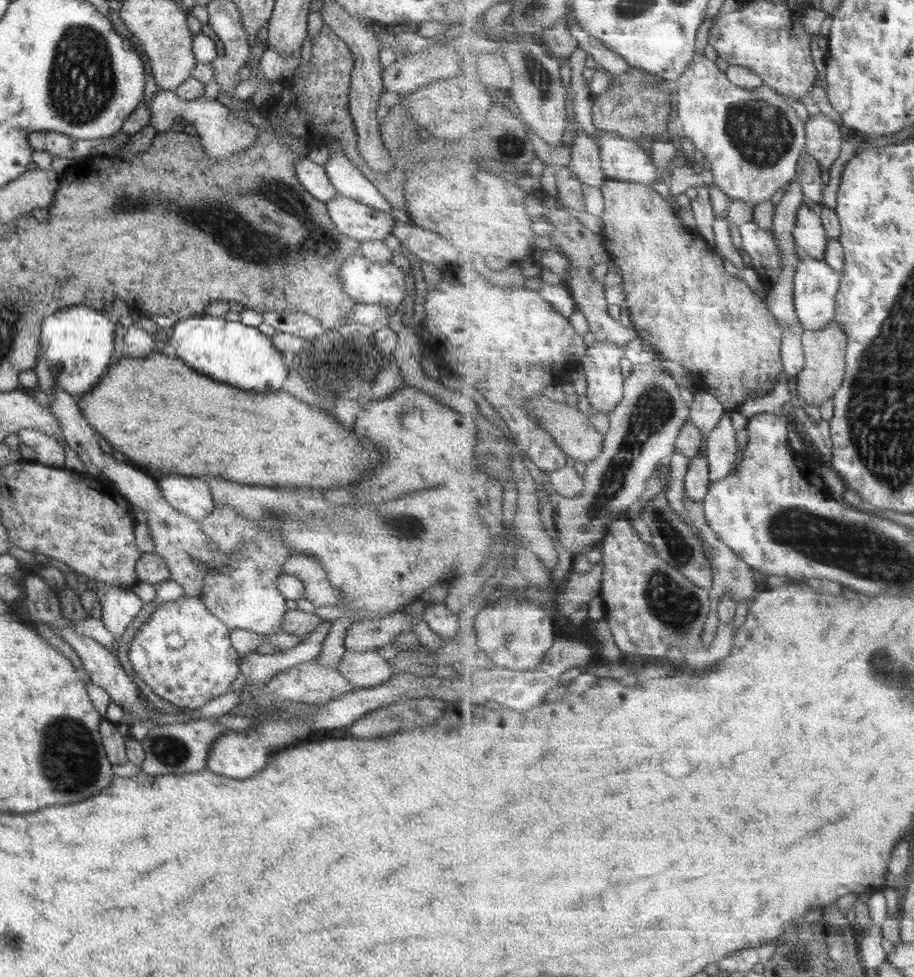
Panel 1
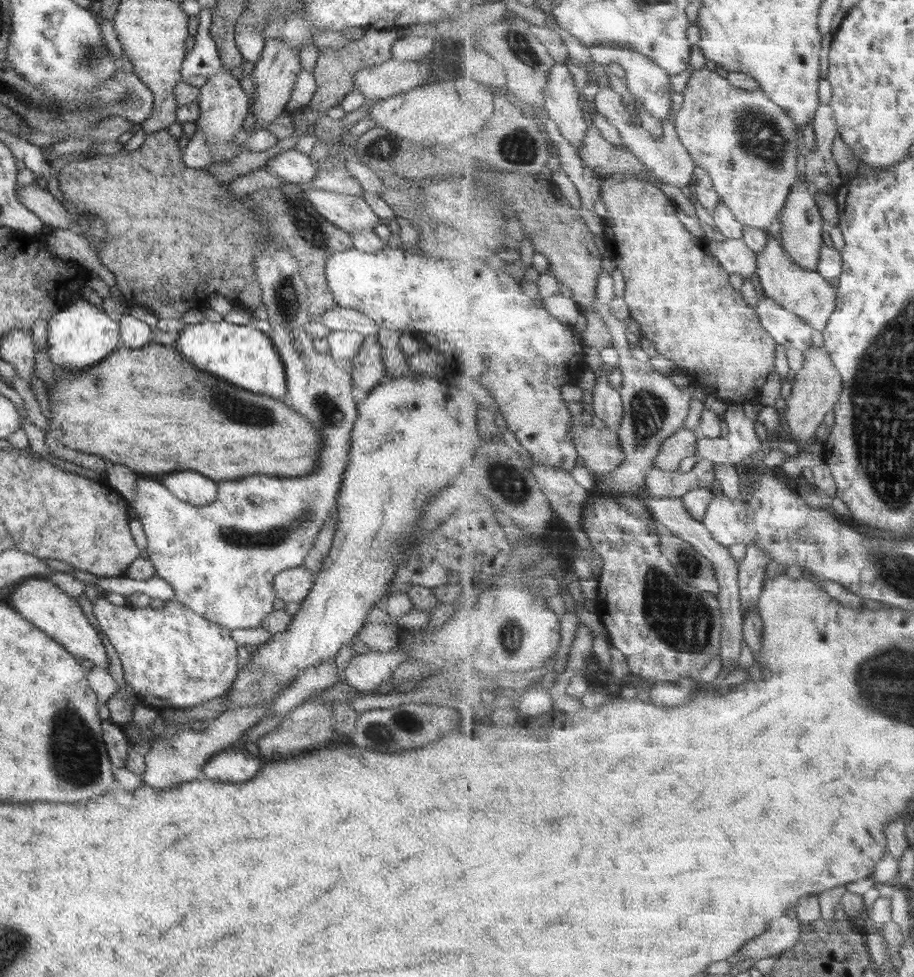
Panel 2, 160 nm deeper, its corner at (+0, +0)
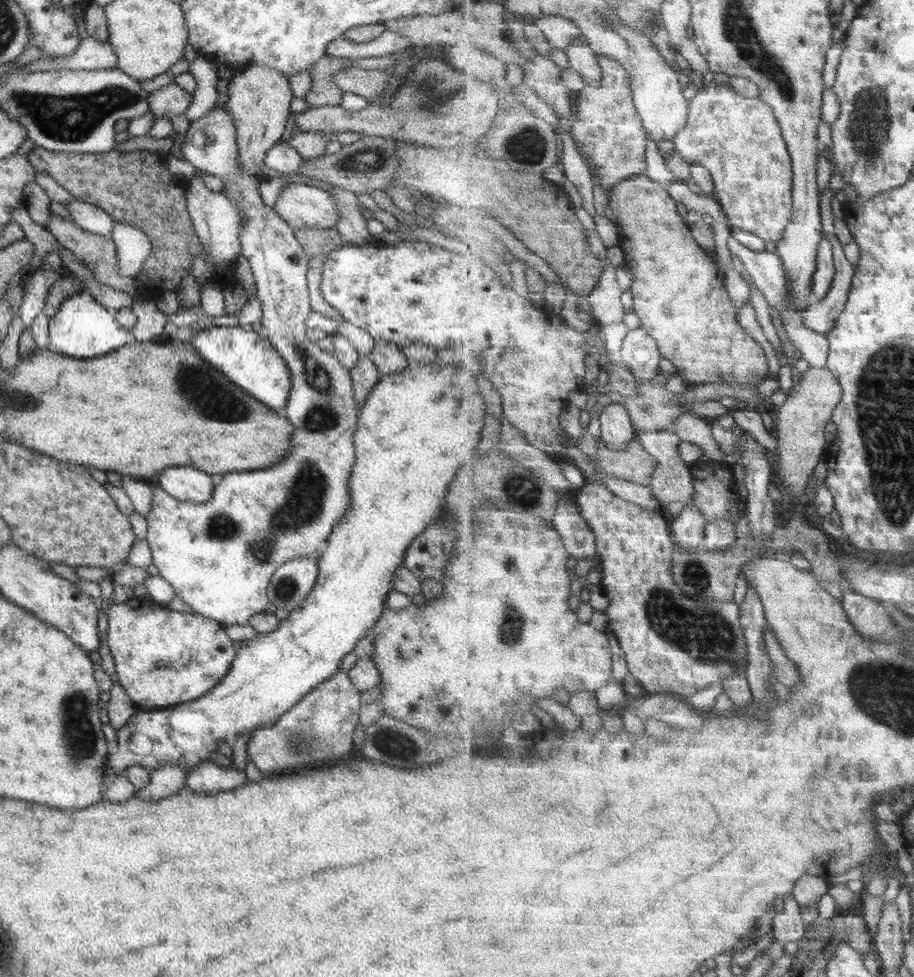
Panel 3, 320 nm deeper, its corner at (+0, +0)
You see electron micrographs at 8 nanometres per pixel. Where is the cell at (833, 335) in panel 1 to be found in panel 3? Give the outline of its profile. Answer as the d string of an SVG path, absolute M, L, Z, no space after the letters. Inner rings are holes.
M813 368L802 373L799 384L789 392L783 405L777 411L778 448L775 453L777 474L781 488L786 493L786 500L791 496L801 498L812 484L812 475L822 462L828 450L826 426L832 420L838 404L842 401L844 389L840 380L829 368Z

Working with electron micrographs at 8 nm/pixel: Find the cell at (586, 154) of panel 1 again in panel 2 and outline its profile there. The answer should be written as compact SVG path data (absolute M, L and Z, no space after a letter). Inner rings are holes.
M557 63L548 76L545 92L545 107L548 115L559 125L562 135L578 150L582 147L584 138L590 129L585 122L583 110L581 110L579 88L576 85L573 73L565 63Z

